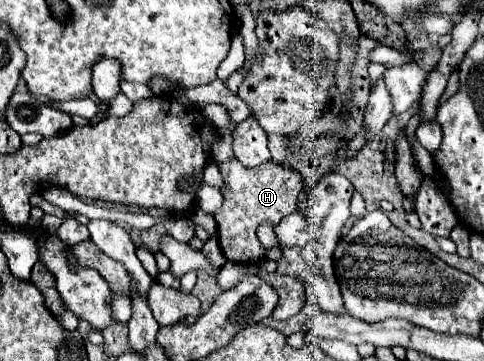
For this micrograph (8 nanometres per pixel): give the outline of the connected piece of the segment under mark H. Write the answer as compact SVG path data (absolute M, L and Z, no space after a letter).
M233 159L219 165L219 169L227 183L227 189L223 191L223 207L215 213L221 249L225 249L225 257L233 263L255 263L265 253L265 247L255 235L257 225L277 225L285 215L293 213L297 209L297 195L303 187L303 179L297 171L285 169L273 161L249 169L243 167L237 159Z

